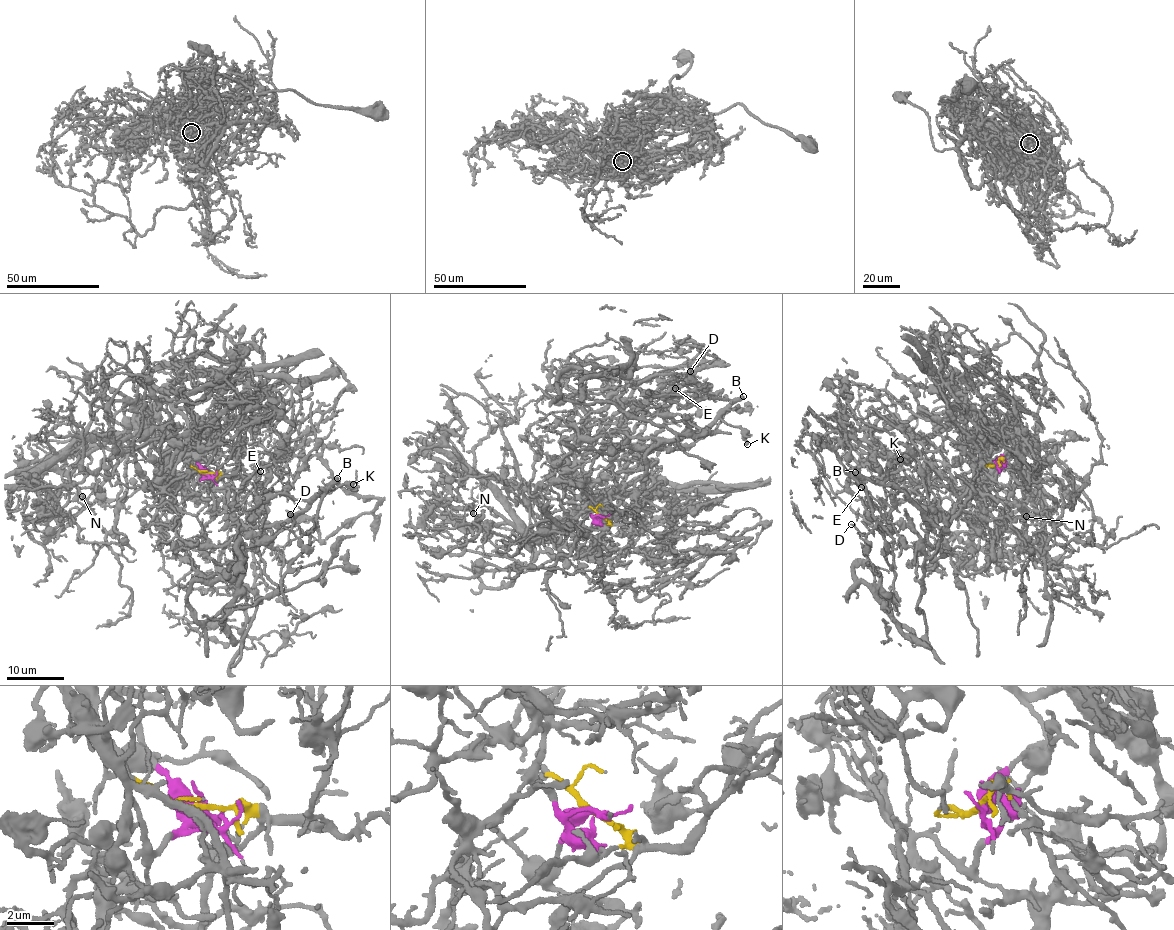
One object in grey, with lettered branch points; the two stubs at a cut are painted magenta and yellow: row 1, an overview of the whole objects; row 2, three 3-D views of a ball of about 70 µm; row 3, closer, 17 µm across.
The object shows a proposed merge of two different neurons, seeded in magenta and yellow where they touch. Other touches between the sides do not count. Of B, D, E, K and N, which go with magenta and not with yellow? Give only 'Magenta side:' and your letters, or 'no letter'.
Magenta side: N

